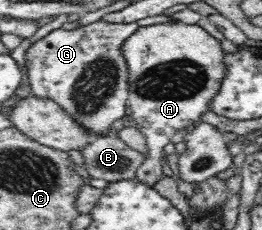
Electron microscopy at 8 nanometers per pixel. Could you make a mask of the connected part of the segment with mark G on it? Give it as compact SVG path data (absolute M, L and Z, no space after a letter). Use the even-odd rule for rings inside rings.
M95 21L81 25L74 30L62 27L53 30L47 36L35 40L25 50L27 80L31 88L31 96L48 98L59 105L81 130L97 137L111 135L109 129L115 120L128 119L128 76L127 63L121 57L120 44L137 28L136 23L109 24Z

